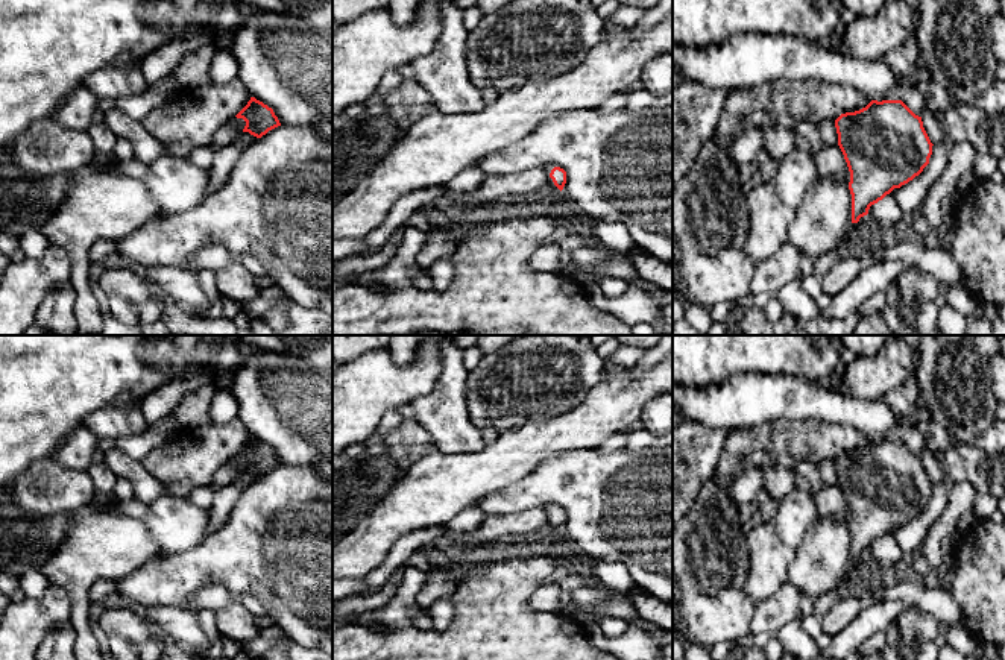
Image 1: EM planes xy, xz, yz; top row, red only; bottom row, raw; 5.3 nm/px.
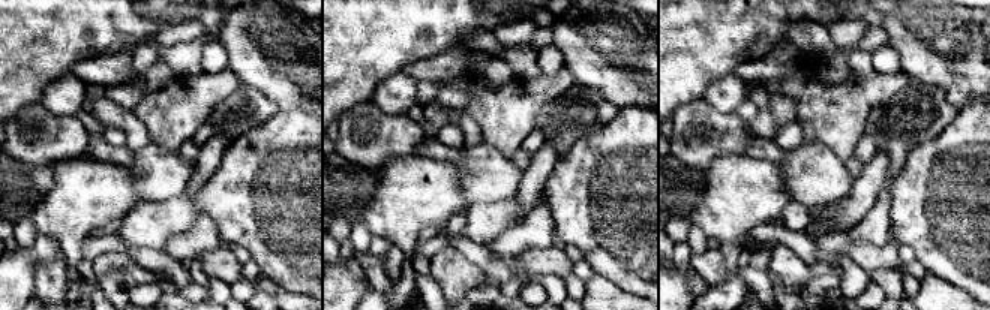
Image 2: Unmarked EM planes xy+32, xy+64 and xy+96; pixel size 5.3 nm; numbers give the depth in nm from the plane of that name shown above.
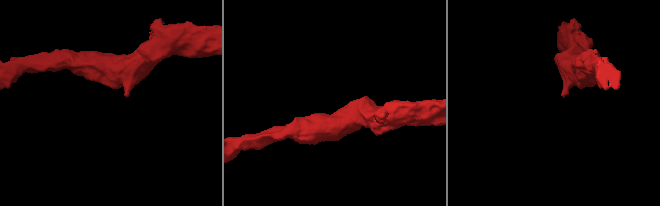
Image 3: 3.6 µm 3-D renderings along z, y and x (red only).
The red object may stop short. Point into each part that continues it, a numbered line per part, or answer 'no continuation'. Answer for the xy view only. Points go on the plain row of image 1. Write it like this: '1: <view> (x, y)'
no continuation

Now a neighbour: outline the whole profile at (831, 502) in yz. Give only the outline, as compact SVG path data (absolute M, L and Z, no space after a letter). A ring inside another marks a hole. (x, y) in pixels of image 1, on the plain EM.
M838 484L824 486L821 490L812 493L812 498L821 517L850 522L850 511Z

